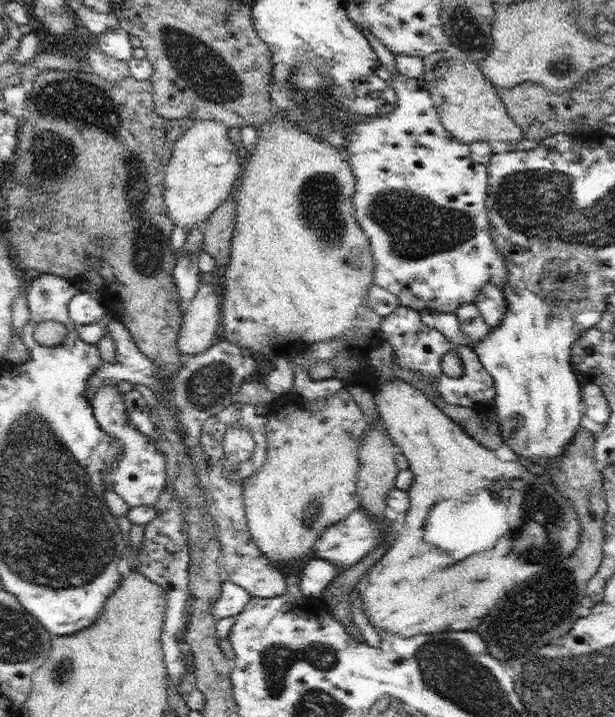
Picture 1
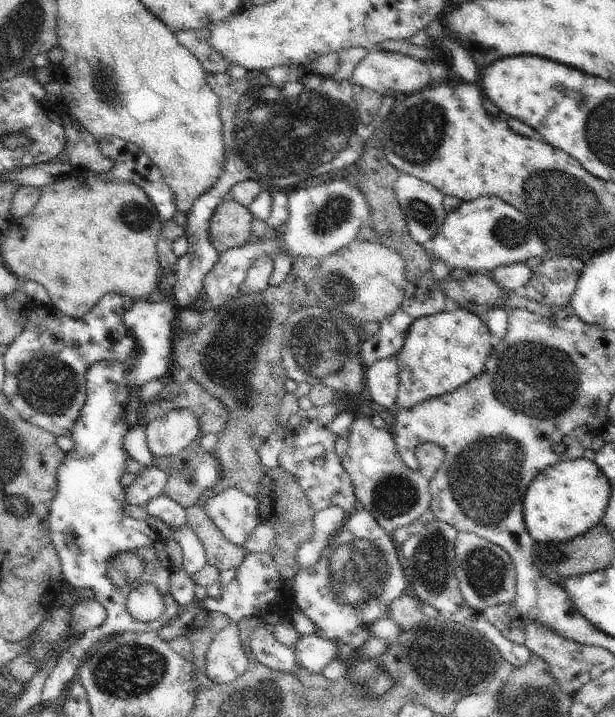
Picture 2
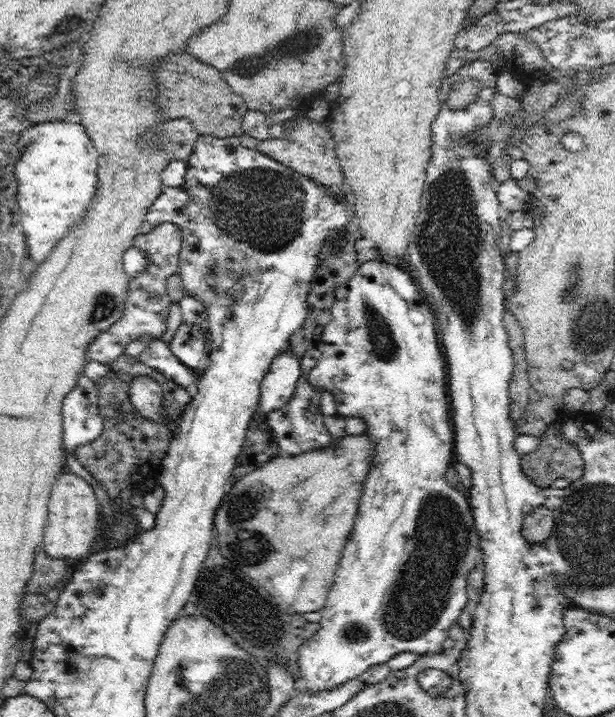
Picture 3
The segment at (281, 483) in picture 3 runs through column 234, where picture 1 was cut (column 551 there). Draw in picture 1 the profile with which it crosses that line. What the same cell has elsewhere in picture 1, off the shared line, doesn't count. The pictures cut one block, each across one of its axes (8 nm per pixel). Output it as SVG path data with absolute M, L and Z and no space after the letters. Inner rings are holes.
M394 378L393 381L384 383L380 389L370 385L368 387L370 387L372 397L378 406L379 416L383 420L385 430L389 433L395 446L400 446L402 454L408 459L409 469L413 472L413 483L407 491L410 497L410 508L407 515L401 521L397 536L386 552L386 556L368 574L368 588L364 590L366 596L364 596L364 592L360 592L360 596L364 598L364 612L368 616L369 623L376 626L376 630L380 628L380 630L386 630L386 632L400 636L416 636L422 632L432 634L432 632L440 632L440 628L446 628L446 626L450 626L450 630L474 630L476 624L482 622L482 618L490 612L490 608L496 606L496 602L510 588L532 578L540 570L546 570L550 566L550 562L568 558L578 549L581 524L577 512L569 500L561 495L560 491L557 492L557 486L552 480L524 466L520 460L515 462L500 460L493 450L486 448L468 435L459 422L452 420L446 413L439 410L434 402L431 402L422 391L410 383L406 383L400 378Z

